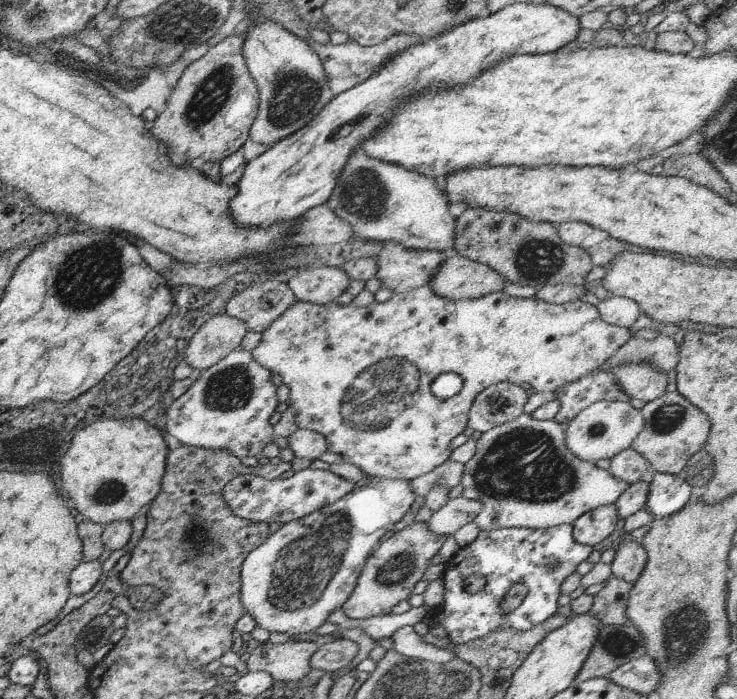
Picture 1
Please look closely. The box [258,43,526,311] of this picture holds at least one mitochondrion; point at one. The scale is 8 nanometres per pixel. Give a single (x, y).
(296, 94)

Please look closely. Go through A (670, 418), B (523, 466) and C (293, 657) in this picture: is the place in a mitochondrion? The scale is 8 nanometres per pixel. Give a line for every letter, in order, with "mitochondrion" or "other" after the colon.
A: mitochondrion
B: mitochondrion
C: other

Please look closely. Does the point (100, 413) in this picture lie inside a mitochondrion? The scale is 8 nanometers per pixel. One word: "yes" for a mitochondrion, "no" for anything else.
no

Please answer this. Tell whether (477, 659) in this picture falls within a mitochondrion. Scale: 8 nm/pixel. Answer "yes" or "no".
yes

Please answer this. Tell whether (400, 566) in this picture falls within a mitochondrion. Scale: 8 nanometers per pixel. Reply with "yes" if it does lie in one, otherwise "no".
yes

